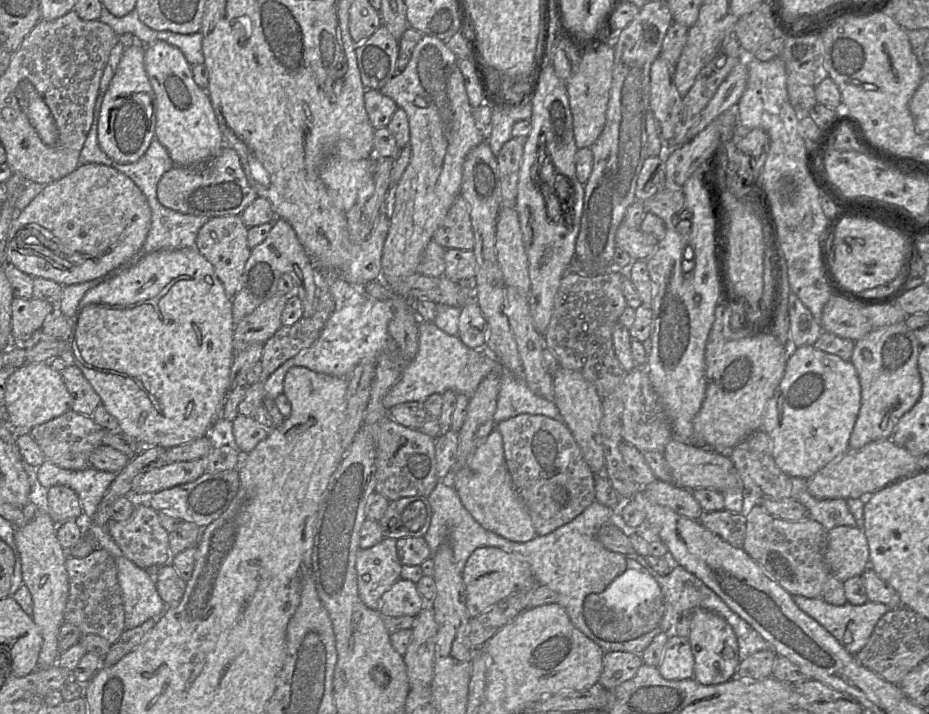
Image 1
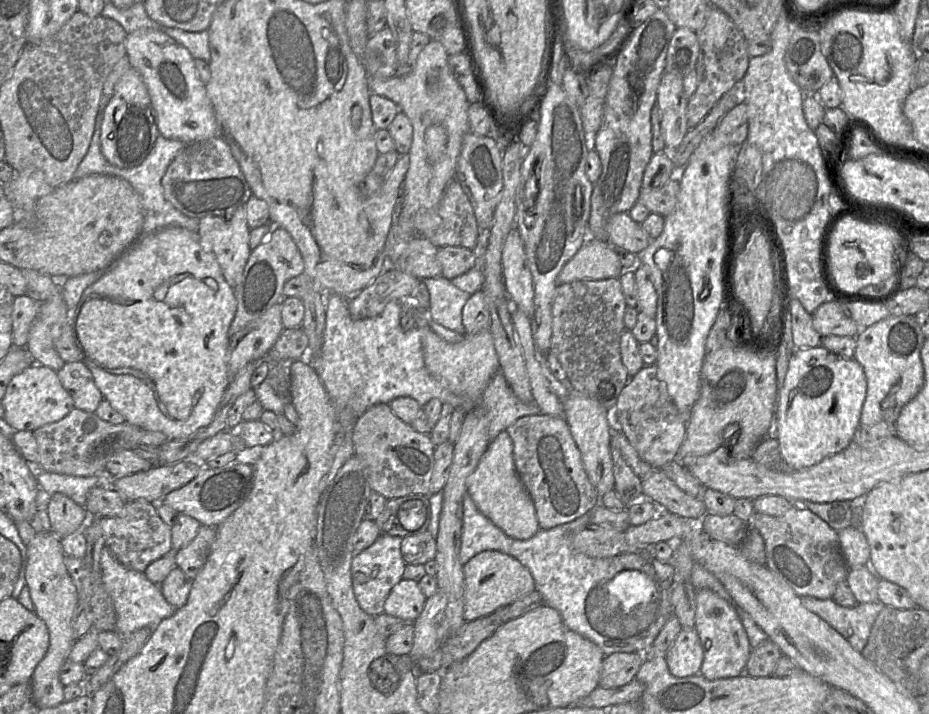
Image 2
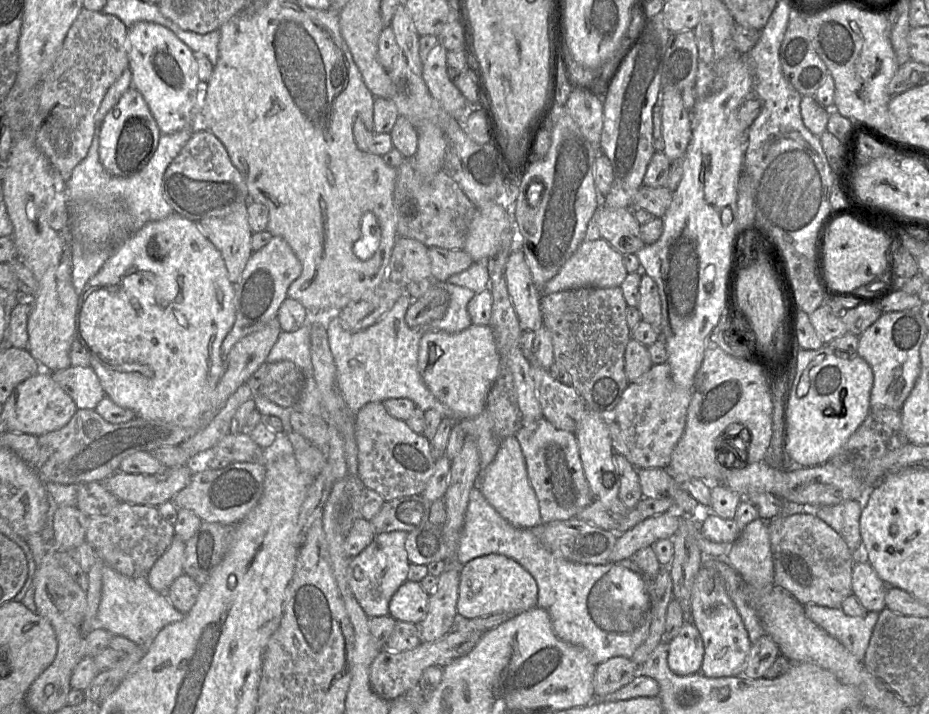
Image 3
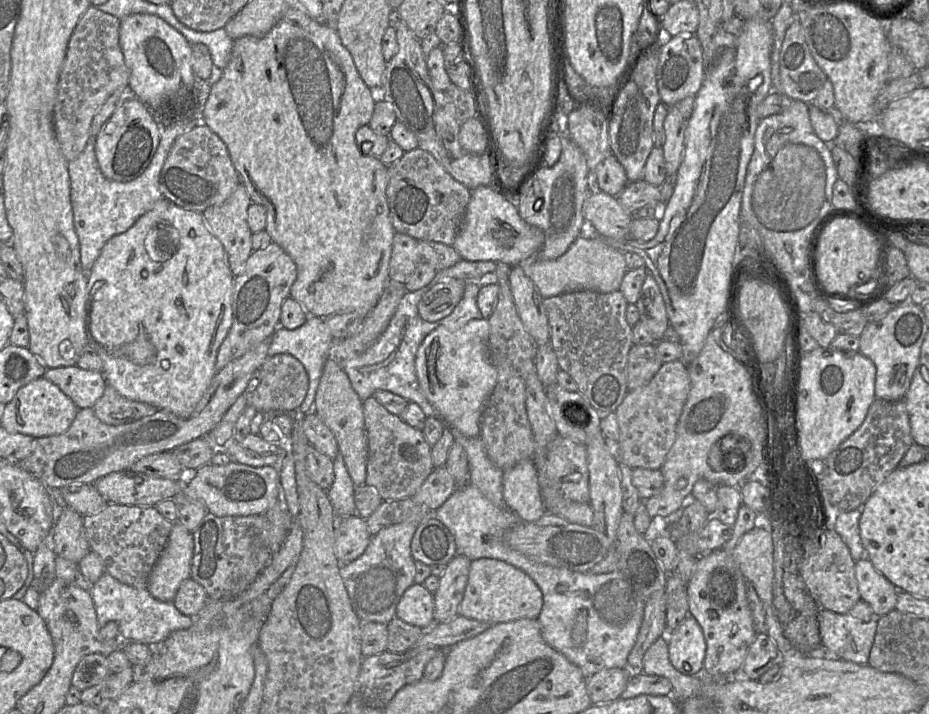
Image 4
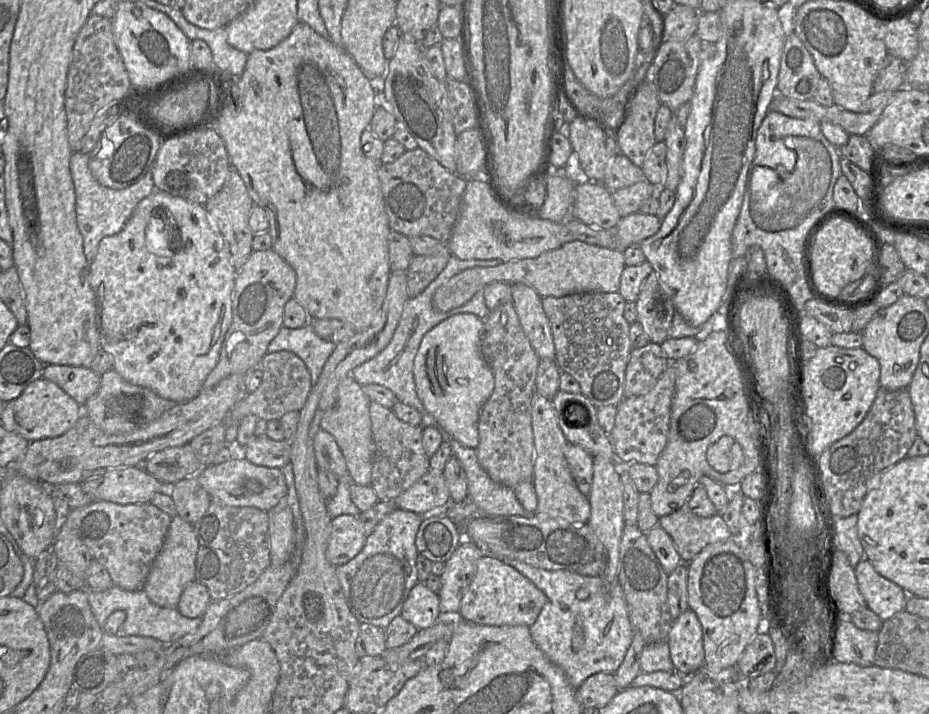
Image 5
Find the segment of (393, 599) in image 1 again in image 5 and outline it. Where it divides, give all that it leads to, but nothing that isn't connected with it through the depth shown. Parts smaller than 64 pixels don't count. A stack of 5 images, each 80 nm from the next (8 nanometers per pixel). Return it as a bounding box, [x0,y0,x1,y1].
[400,582,441,630]

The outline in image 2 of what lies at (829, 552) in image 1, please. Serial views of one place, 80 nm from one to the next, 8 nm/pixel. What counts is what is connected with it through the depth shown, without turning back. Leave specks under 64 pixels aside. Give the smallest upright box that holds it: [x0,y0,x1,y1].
[838,527,870,569]

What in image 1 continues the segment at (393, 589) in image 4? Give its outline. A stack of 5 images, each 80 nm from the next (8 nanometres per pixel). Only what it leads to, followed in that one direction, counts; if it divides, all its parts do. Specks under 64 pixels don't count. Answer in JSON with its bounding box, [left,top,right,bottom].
[357,537,401,610]

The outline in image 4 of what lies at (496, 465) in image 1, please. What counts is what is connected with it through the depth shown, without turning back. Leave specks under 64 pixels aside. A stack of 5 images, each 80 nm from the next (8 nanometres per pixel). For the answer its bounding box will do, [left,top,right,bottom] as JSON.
[502,459,547,522]

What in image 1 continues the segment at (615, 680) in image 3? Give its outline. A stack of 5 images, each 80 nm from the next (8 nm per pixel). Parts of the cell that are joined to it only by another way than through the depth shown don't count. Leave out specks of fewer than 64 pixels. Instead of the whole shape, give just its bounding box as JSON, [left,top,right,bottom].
[599,651,642,690]

